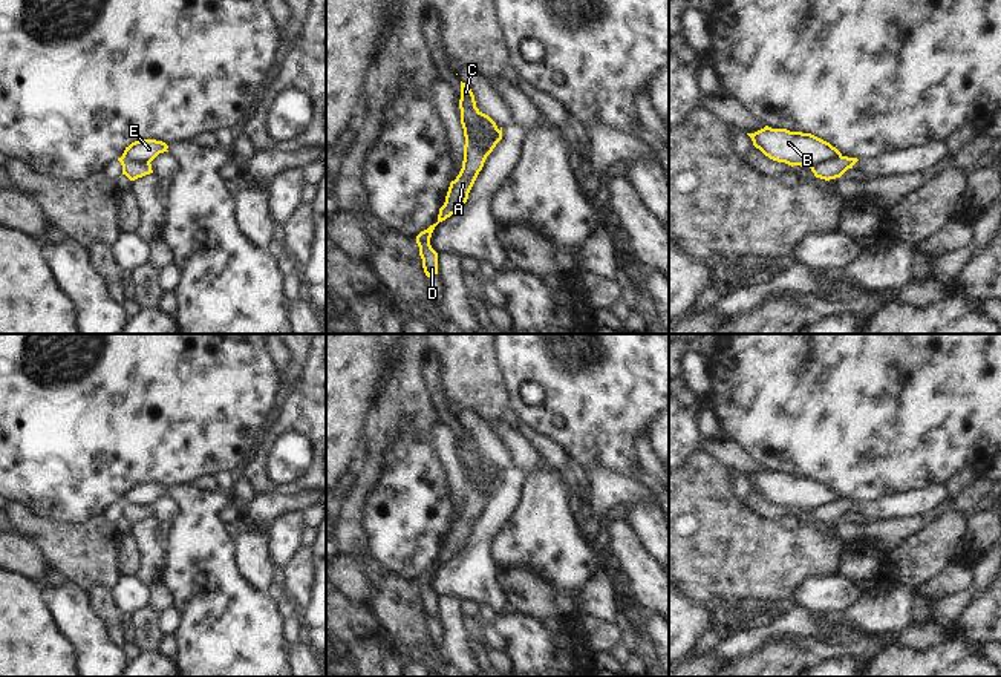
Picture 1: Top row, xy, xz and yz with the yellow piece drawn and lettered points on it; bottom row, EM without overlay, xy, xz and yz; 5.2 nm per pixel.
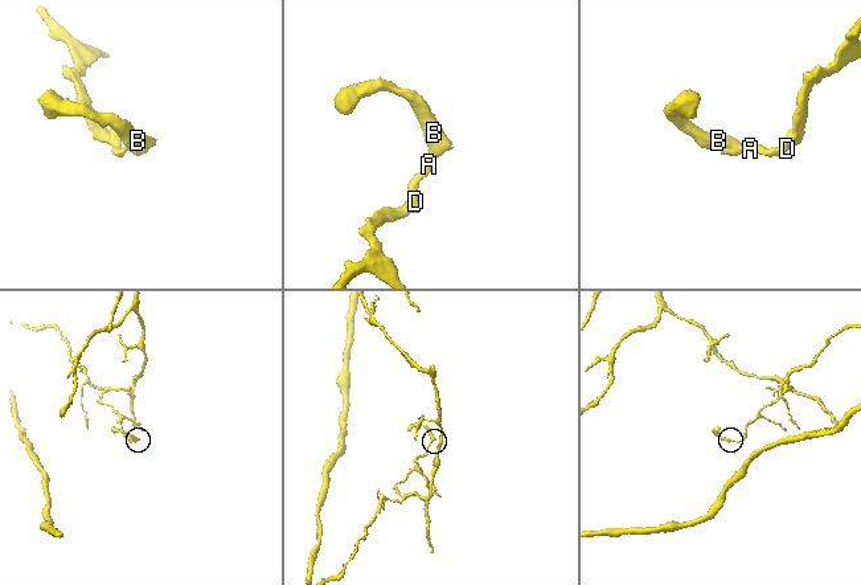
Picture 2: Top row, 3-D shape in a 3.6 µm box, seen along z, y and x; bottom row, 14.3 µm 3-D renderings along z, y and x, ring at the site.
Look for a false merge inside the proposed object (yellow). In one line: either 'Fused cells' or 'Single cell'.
Fused cells

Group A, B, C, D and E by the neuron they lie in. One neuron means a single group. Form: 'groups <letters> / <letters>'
groups A D / B C E

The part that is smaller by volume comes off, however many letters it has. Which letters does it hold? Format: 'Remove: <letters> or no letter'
Remove: B, C, E

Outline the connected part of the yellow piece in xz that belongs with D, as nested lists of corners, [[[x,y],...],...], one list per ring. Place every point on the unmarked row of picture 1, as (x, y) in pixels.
[[[465,482],[462,512],[456,522],[450,525],[445,545],[439,551],[438,565],[416,579],[419,599],[422,602],[422,611],[427,620],[438,617],[438,596],[430,588],[430,581],[435,570],[452,558],[456,558],[467,545],[468,536],[478,518],[496,487],[496,482],[491,482],[488,486],[473,486],[470,482]]]

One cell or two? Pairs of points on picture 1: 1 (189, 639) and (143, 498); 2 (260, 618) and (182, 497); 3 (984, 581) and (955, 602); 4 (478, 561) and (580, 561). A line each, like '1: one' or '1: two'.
1: one
2: one
3: one
4: two

